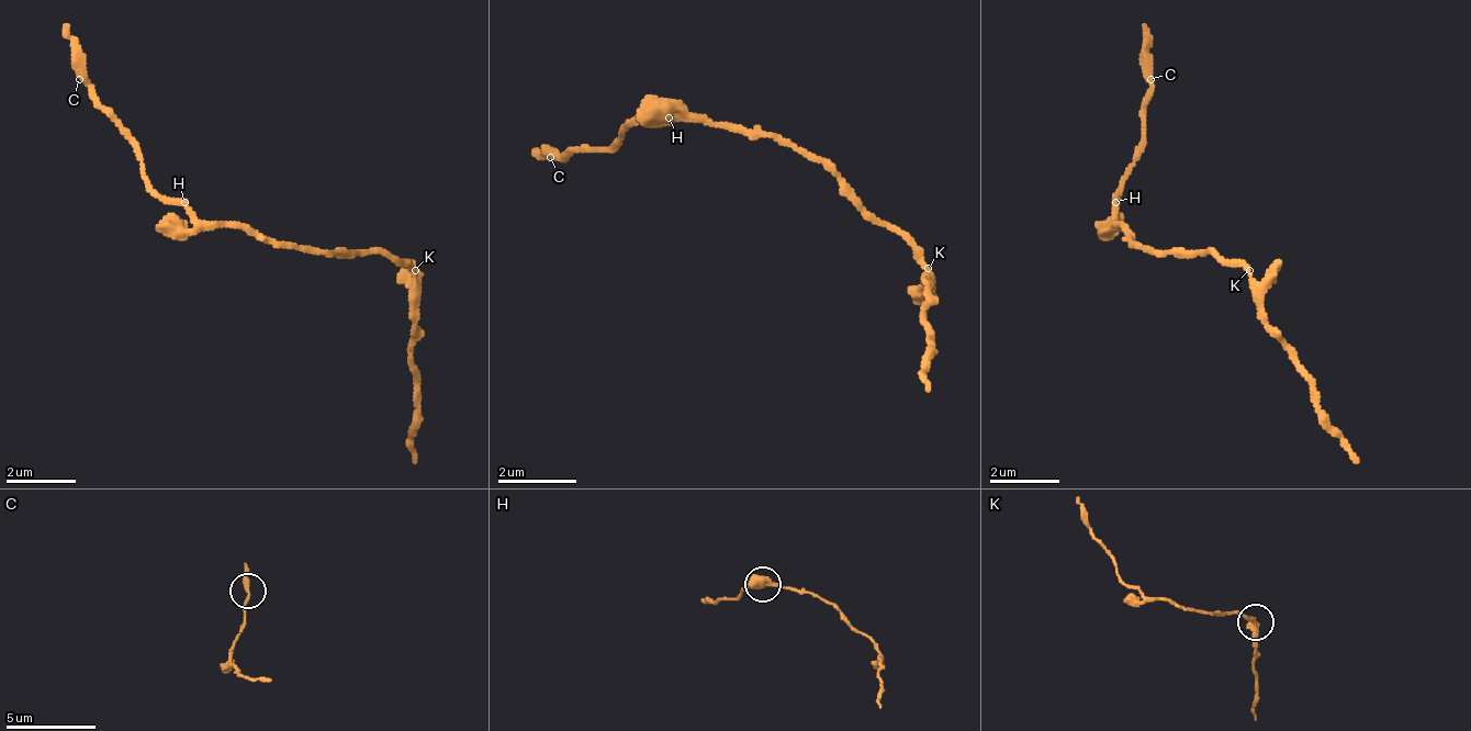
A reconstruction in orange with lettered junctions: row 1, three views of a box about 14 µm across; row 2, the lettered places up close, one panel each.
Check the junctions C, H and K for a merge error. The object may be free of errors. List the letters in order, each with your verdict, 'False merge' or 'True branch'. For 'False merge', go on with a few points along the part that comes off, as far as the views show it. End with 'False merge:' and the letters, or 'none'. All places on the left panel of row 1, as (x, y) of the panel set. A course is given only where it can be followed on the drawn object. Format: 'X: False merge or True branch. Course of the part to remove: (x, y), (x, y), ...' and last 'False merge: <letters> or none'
C: True branch
H: True branch
K: True branch
False merge: none

